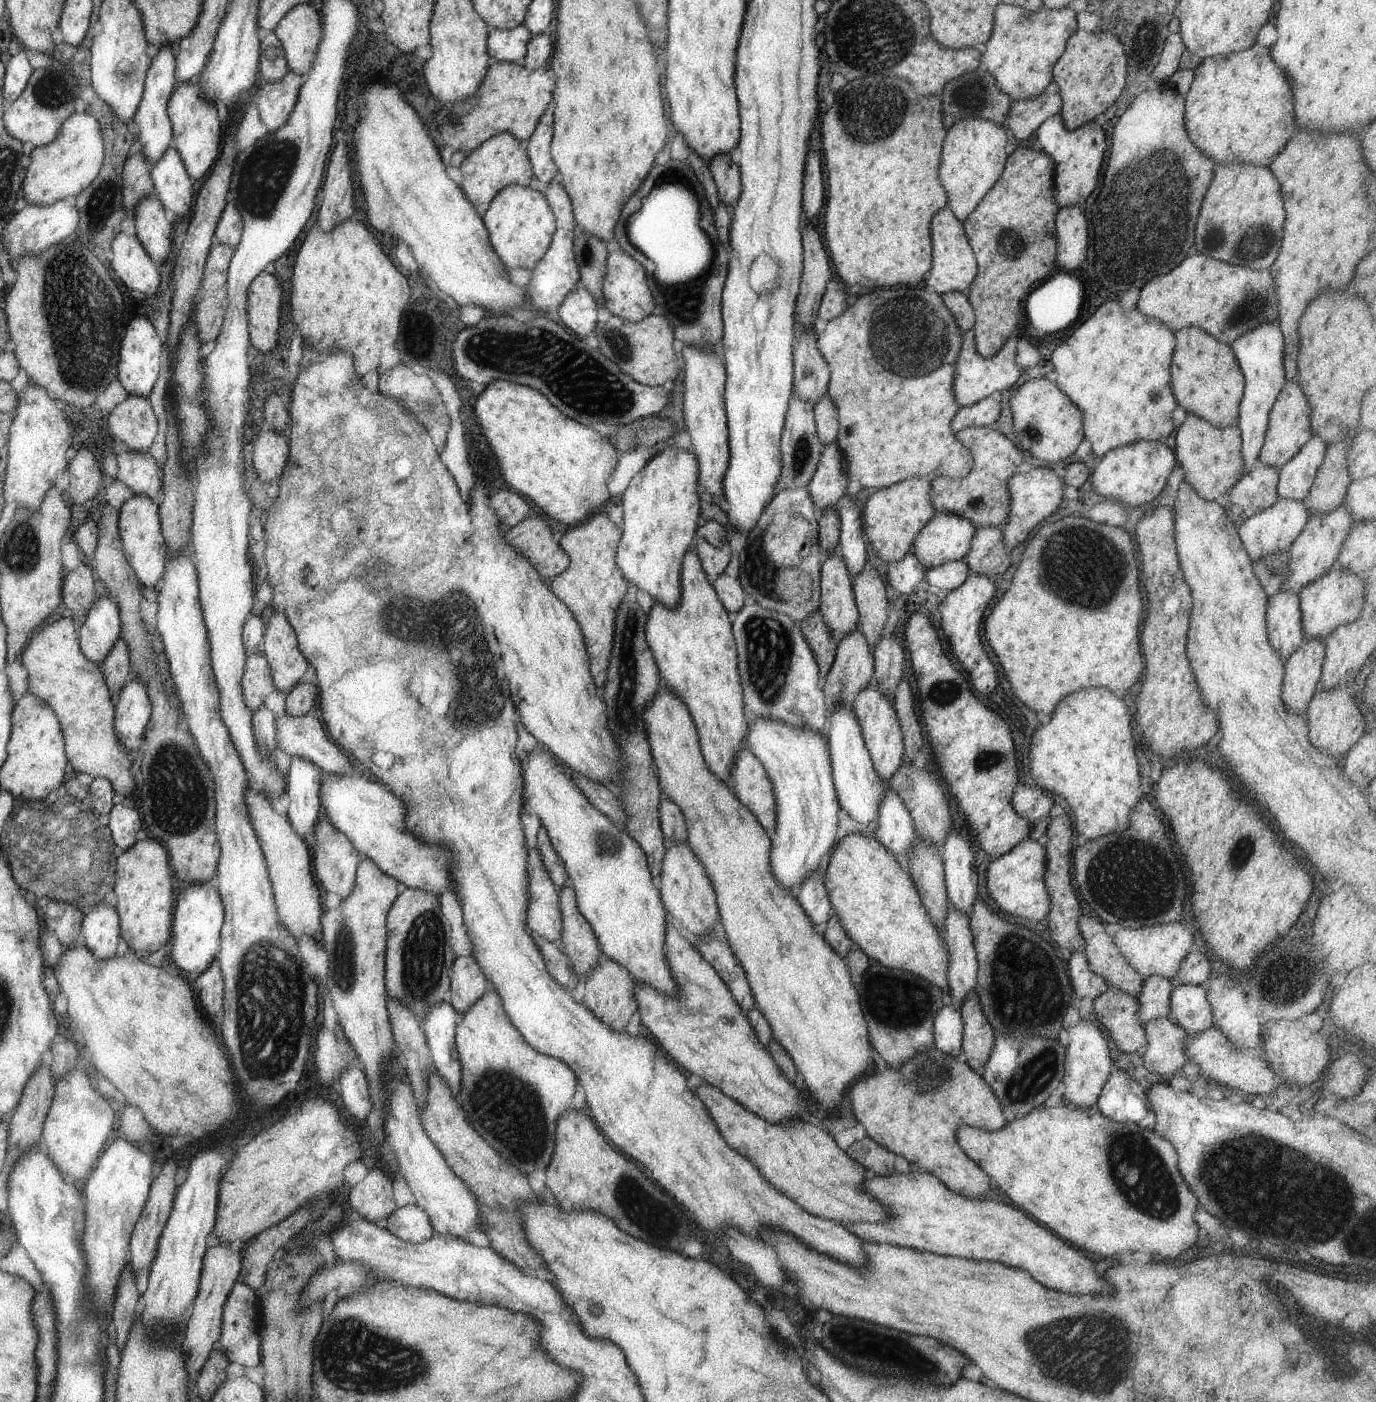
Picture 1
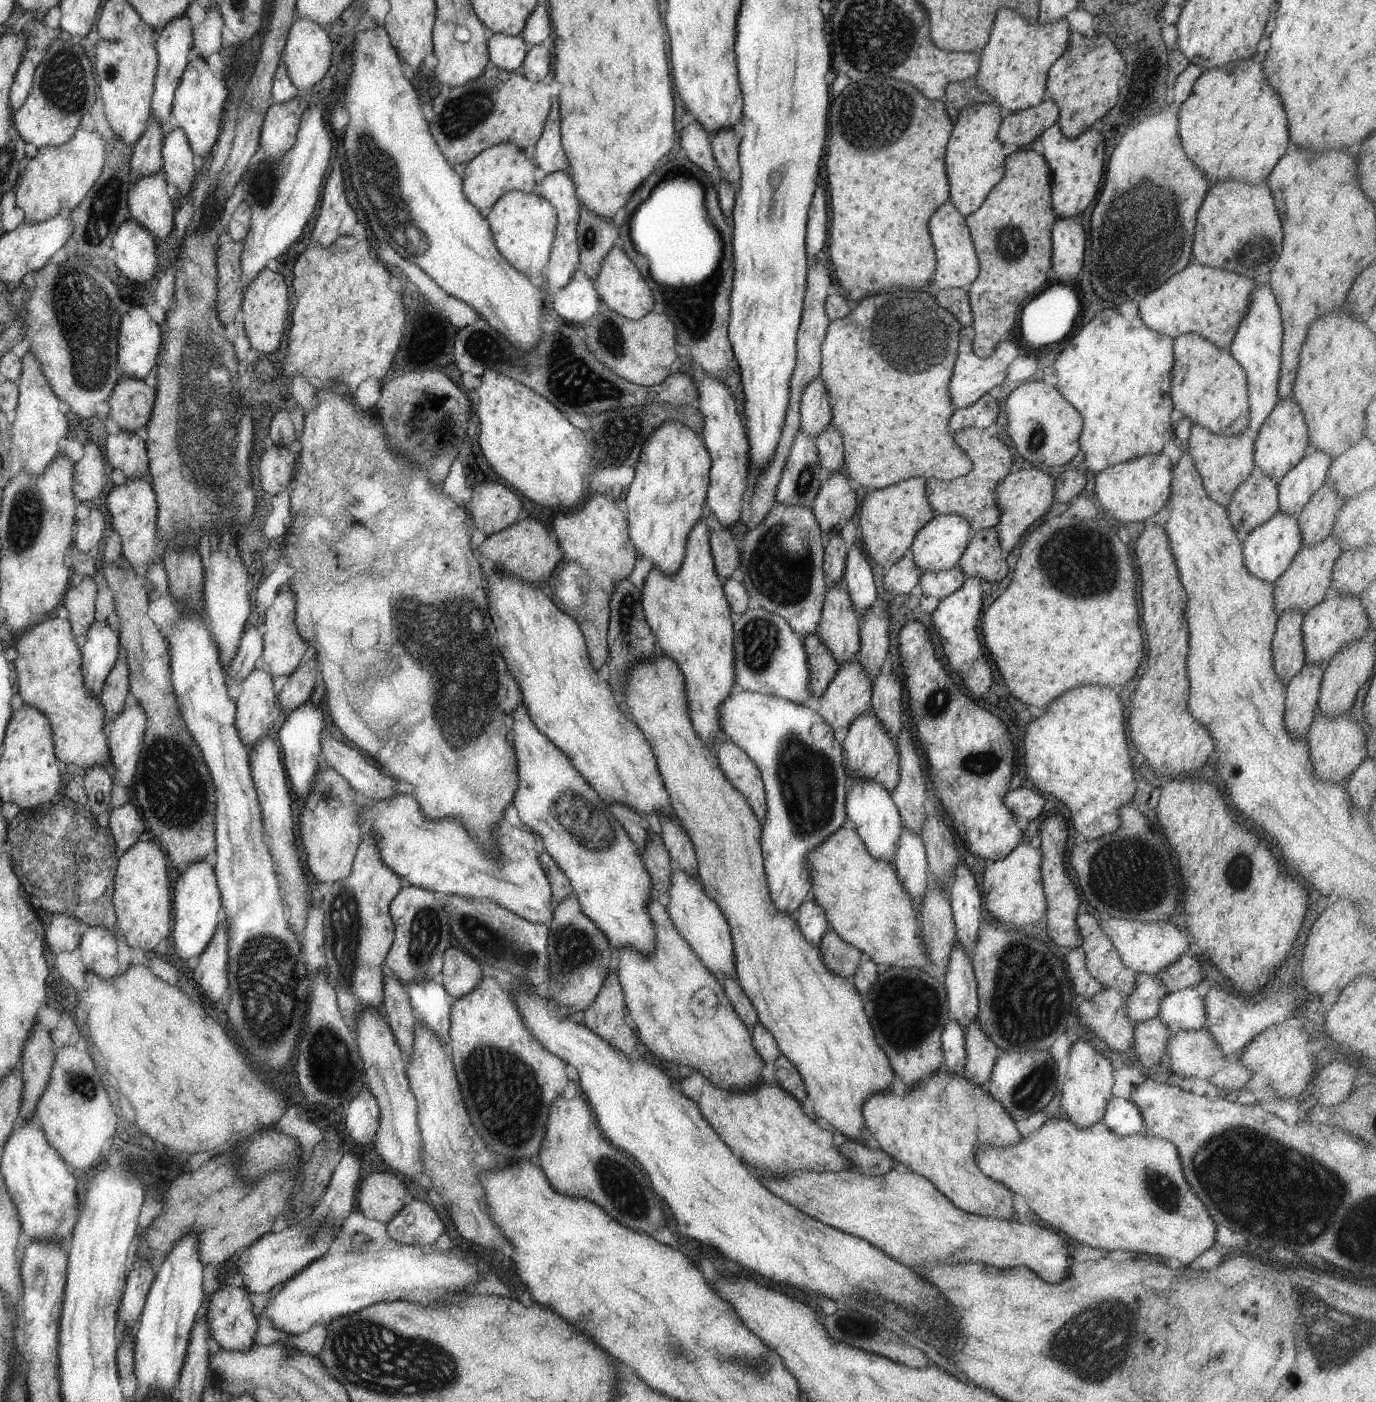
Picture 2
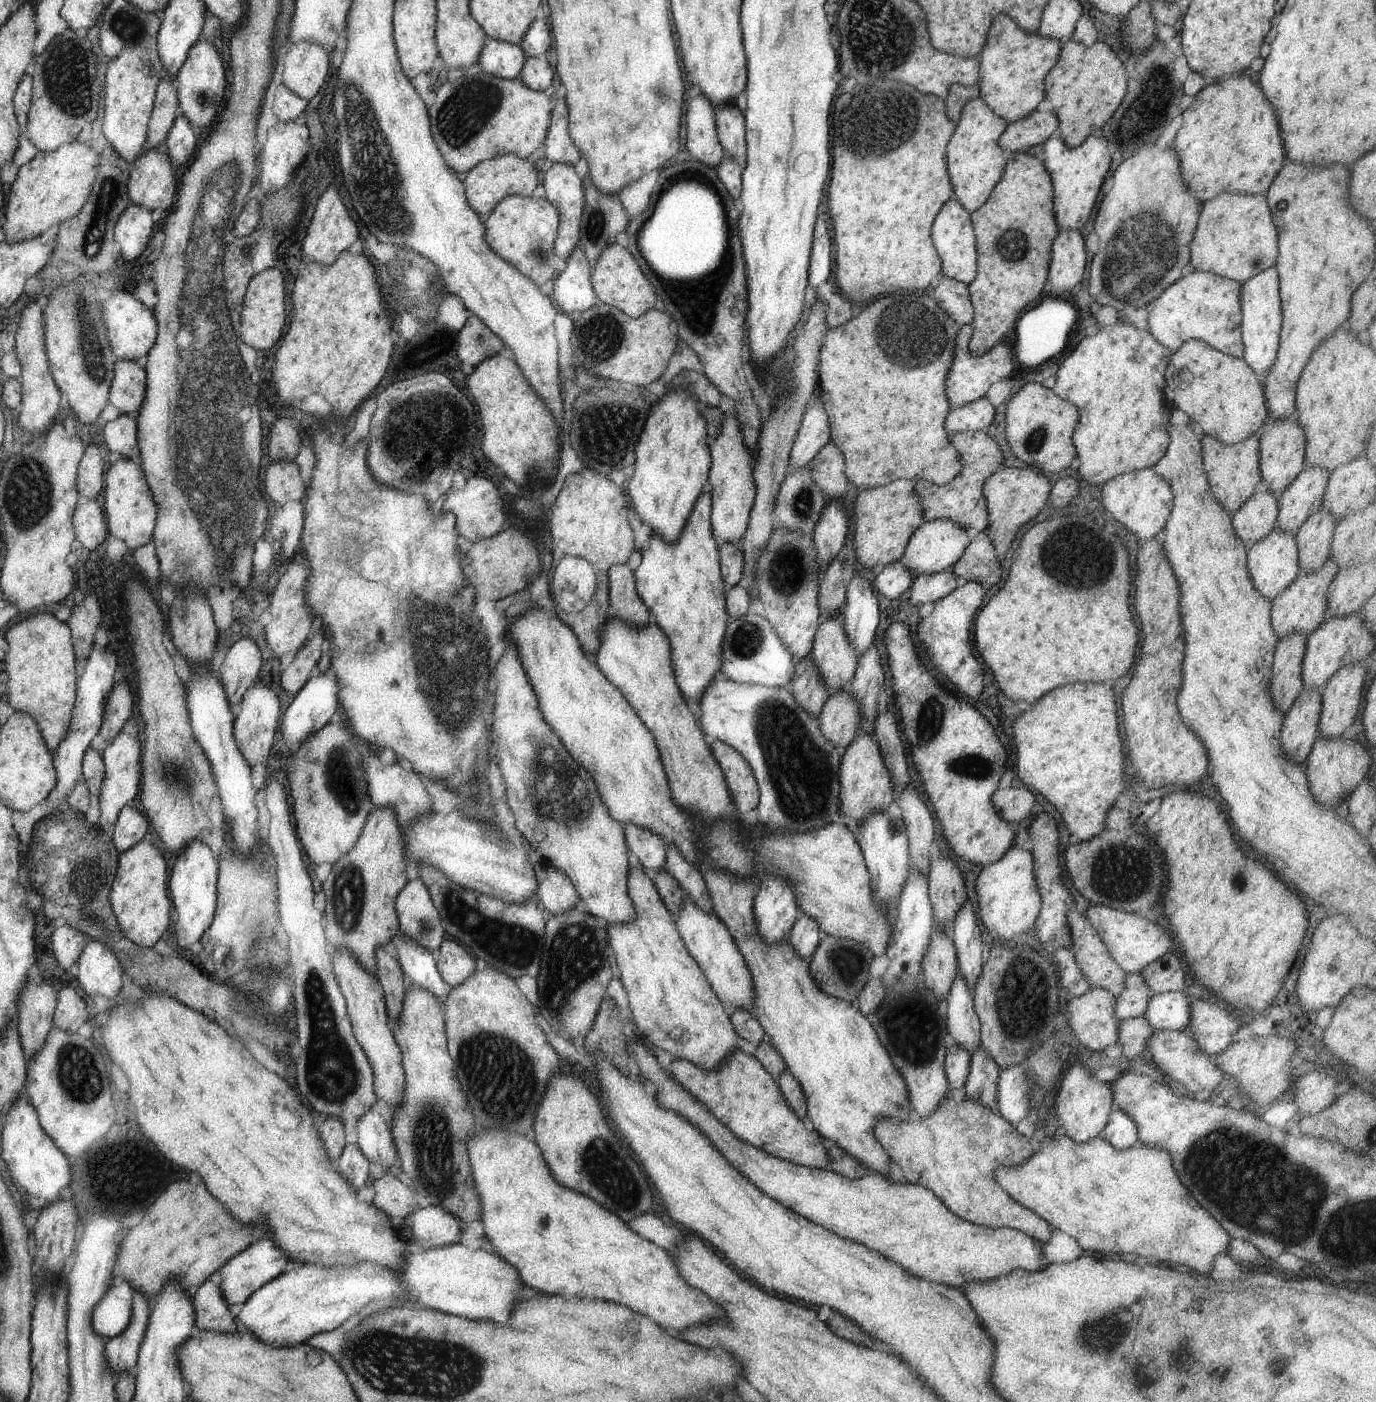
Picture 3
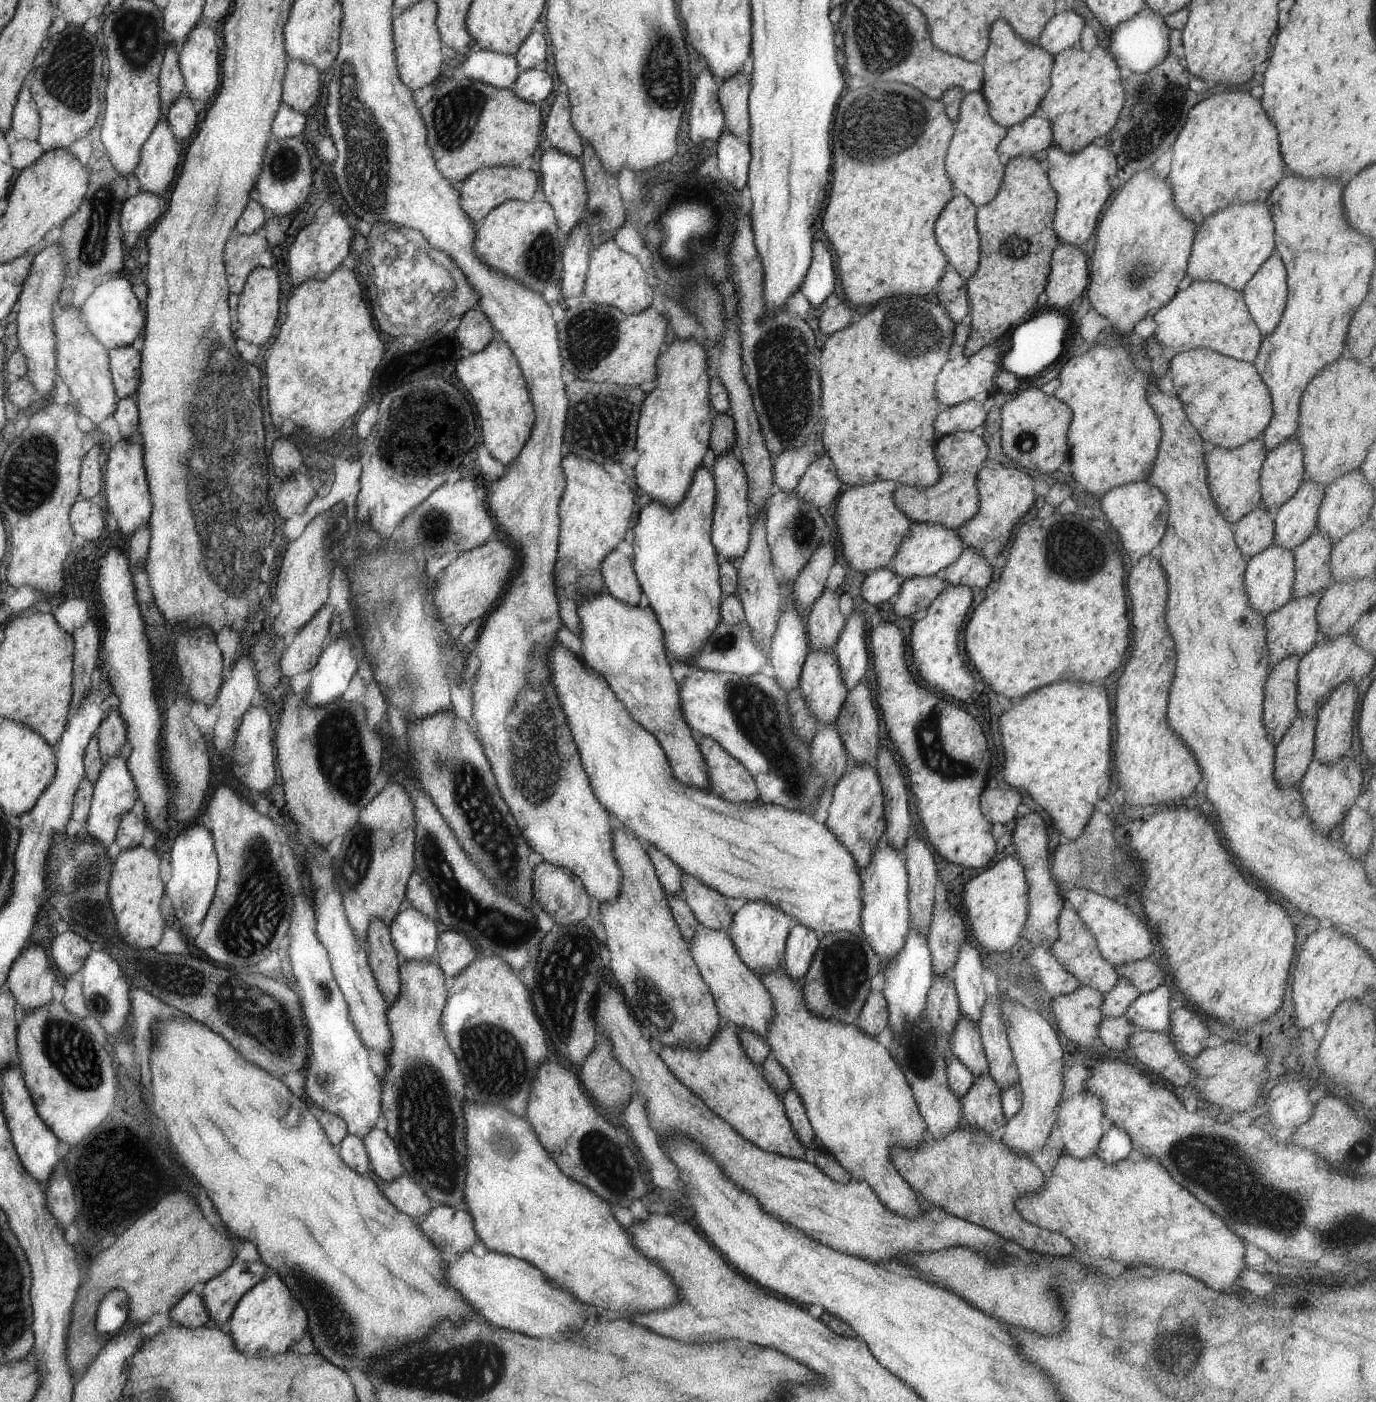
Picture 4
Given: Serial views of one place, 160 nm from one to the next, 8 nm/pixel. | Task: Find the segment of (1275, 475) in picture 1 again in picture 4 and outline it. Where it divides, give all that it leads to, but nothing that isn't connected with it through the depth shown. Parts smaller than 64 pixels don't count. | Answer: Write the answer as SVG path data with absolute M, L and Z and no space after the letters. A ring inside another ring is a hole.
M1264 504L1252 509L1234 524L1236 544L1242 556L1248 560L1266 550L1274 542L1273 513Z

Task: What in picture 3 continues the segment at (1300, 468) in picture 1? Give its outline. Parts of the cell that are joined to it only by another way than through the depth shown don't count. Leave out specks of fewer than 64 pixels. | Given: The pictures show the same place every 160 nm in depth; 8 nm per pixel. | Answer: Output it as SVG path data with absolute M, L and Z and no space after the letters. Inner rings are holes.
M1306 465L1285 492L1278 496L1277 527L1295 536L1306 519L1323 506L1328 481L1326 469Z

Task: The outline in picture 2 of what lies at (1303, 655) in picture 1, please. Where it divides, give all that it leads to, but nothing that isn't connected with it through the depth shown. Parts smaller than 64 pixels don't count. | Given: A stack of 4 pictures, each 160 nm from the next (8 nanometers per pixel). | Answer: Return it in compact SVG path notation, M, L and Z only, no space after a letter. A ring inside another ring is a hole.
M1306 664L1286 686L1286 714L1284 722L1292 738L1302 738L1310 730L1314 714L1318 712L1318 698L1325 667Z

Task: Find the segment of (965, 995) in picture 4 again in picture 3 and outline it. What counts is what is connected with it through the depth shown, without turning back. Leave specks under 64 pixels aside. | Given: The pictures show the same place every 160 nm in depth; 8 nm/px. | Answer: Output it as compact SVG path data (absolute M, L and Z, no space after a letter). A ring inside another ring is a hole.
M968 900L953 919L949 934L957 953L958 971L968 989L973 991L983 970L982 943L984 940L982 940L982 932L978 926L978 918Z

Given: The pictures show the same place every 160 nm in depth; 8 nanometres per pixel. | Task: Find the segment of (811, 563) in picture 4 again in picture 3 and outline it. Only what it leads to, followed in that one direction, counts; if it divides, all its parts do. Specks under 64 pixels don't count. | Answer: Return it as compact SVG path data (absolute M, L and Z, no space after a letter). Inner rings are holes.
M830 499L822 512L818 525L810 536L815 547L818 570L824 573L828 564L838 557L848 538L850 519L846 516L841 500Z

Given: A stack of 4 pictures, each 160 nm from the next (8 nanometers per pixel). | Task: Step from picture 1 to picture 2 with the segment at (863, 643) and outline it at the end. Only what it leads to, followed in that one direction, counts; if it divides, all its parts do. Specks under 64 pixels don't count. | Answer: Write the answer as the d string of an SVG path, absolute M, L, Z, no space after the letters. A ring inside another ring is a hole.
M856 658L844 662L820 696L817 714L832 730L849 728L854 718L871 713L872 685L872 680Z

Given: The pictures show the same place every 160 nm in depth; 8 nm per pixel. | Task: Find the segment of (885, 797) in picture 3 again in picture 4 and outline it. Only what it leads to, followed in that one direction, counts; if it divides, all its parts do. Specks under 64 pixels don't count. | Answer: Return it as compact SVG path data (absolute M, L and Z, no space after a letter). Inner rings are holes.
M851 762L850 768L840 778L840 782L834 786L833 791L832 802L828 808L828 818L824 824L844 844L844 848L854 856L862 872L870 864L870 858L878 846L878 840L886 831L882 784L875 766Z

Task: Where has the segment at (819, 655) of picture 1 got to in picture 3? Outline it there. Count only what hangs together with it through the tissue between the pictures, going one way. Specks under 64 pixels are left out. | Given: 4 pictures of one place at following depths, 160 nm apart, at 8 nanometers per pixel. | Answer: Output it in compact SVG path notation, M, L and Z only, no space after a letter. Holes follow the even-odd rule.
M810 654L797 660L794 672L796 676L790 682L790 692L794 700L807 714L819 719L824 704L831 696L832 688L824 684L820 670L810 660Z

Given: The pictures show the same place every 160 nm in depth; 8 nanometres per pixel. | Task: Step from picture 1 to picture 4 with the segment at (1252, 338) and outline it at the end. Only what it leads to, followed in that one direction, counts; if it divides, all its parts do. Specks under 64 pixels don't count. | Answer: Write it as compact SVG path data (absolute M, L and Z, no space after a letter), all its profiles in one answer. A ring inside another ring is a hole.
M1274 251L1258 269L1258 272L1254 273L1254 276L1246 283L1242 294L1254 322L1260 327L1263 338L1274 332L1284 312L1286 296L1288 296L1288 292L1286 292L1286 268L1284 268L1278 252Z

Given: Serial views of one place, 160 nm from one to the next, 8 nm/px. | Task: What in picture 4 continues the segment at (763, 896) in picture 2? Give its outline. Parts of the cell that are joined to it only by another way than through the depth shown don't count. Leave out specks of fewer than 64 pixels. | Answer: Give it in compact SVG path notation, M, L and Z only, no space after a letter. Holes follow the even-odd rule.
M614 550L602 560L600 571L605 585L604 592L580 600L580 606L578 606L578 617L582 626L579 636L582 639L582 654L579 655L582 662L602 674L610 688L614 688L615 695L623 702L630 716L658 739L678 780L694 788L711 791L706 760L690 733L691 728L681 709L679 684L672 677L671 659L665 650L662 626L649 607L638 606L643 592L634 573L632 560L628 560L622 552ZM782 968L766 972L760 980L774 1004L774 1018L768 1026L765 1040L776 1061L788 1073L791 1087L802 1100L806 1117L820 1148L832 1154L843 1168L851 1174L852 1180L864 1181L870 1185L880 1202L900 1216L916 1220L925 1213L925 1204L918 1202L917 1194L903 1179L890 1160L894 1148L918 1148L927 1133L927 1126L918 1112L918 1106L900 1066L894 1061L876 1037L868 1036L854 1024L842 1024L836 1018L814 1016L804 1002L803 984L792 980Z

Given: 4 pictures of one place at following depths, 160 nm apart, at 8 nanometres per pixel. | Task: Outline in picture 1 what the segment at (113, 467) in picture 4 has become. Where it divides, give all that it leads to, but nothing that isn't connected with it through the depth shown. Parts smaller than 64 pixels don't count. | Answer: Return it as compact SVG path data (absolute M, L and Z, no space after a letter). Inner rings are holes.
M132 495L119 506L118 510L121 512L121 539L129 563L141 578L142 584L154 588L158 580L163 578L168 556L164 530L161 528L161 520L158 520L158 506L149 496Z

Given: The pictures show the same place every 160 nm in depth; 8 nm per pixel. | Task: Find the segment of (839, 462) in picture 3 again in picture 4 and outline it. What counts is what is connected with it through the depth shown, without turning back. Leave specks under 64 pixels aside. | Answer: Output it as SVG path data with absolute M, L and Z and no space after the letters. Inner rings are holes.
M825 454L806 469L795 488L795 493L801 501L817 509L830 506L843 490L837 475L834 463Z

